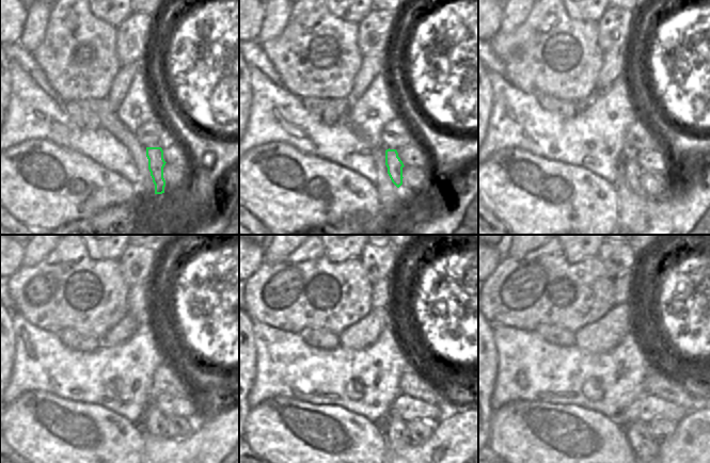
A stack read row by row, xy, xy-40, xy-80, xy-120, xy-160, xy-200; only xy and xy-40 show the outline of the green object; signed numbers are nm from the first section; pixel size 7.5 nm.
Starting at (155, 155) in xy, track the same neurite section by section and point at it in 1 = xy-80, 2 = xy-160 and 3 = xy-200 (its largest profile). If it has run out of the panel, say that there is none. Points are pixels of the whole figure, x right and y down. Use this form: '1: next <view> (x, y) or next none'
1: next xy-80 (634, 176)
2: next xy-160 (395, 430)
3: next xy-200 (644, 447)

